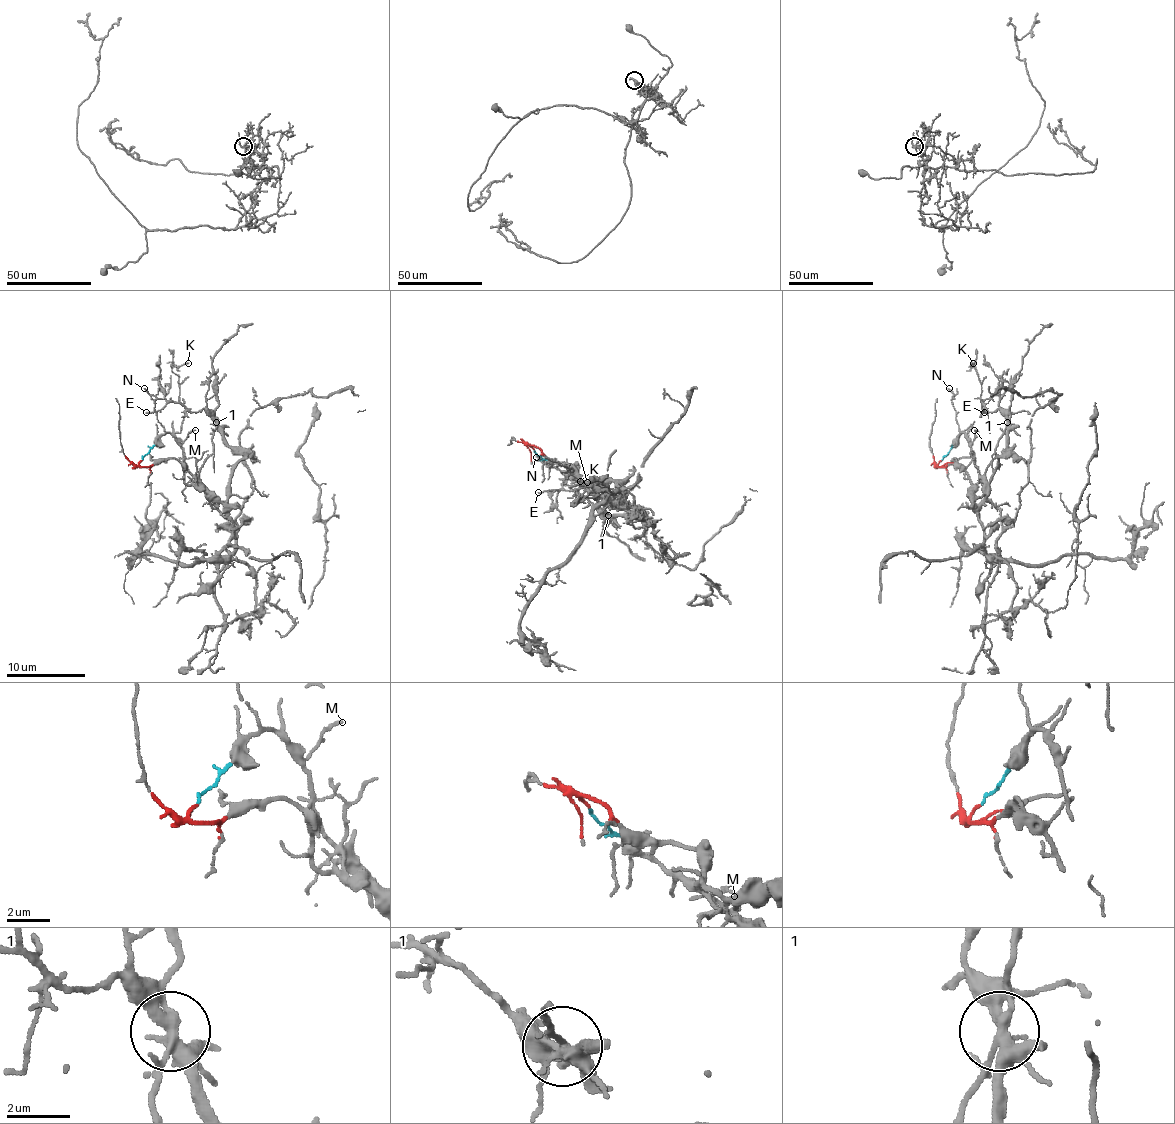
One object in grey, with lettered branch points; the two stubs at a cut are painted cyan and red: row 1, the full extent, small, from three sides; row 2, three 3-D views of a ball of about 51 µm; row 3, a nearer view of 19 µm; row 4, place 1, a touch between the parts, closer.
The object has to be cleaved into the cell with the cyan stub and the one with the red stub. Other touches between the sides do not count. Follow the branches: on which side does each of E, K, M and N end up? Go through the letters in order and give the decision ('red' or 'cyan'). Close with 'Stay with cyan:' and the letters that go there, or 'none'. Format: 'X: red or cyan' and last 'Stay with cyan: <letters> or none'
E: red
K: red
M: cyan
N: cyan
Stay with cyan: M, N

